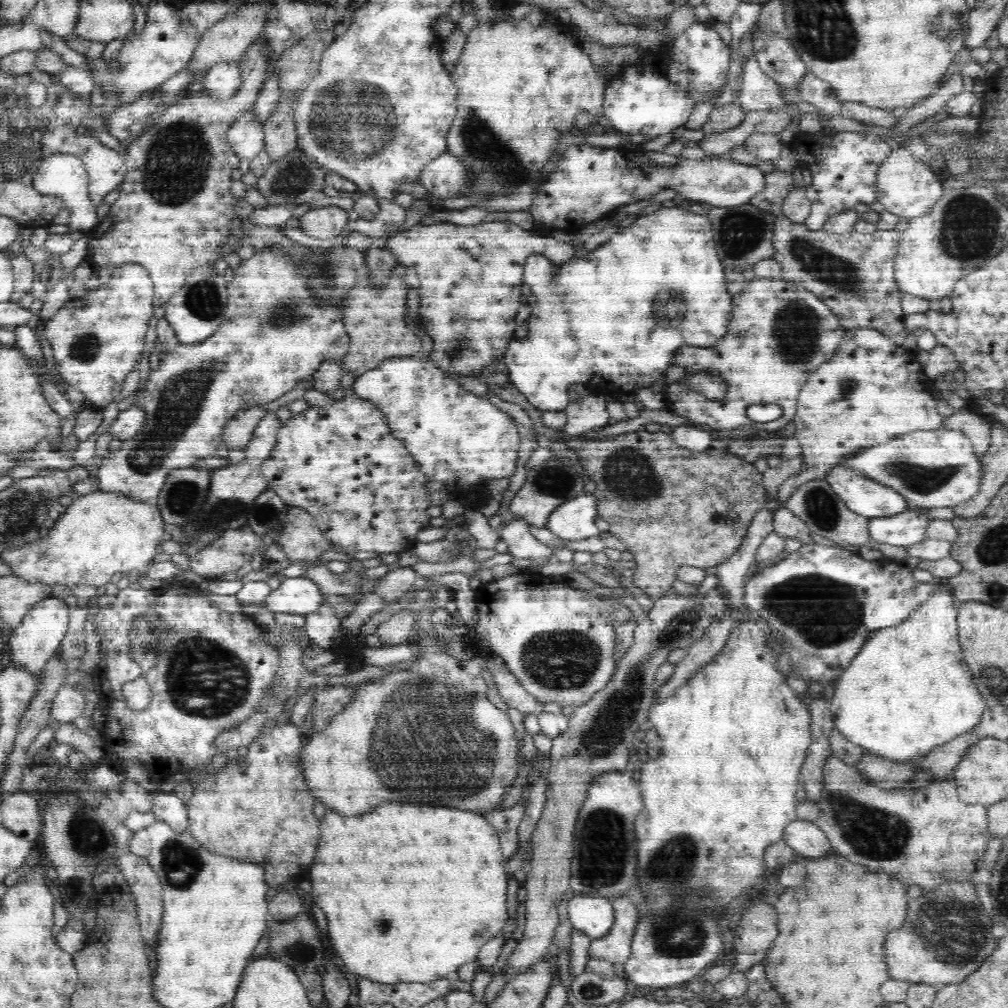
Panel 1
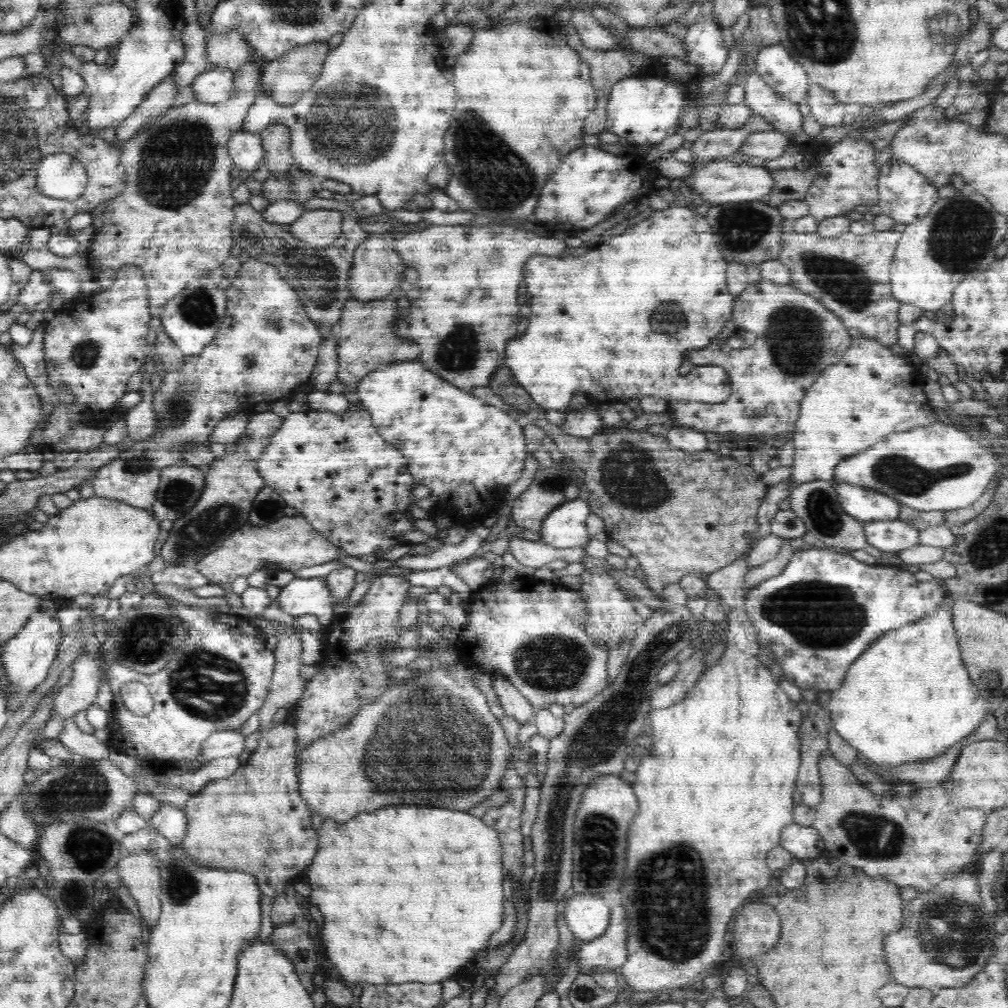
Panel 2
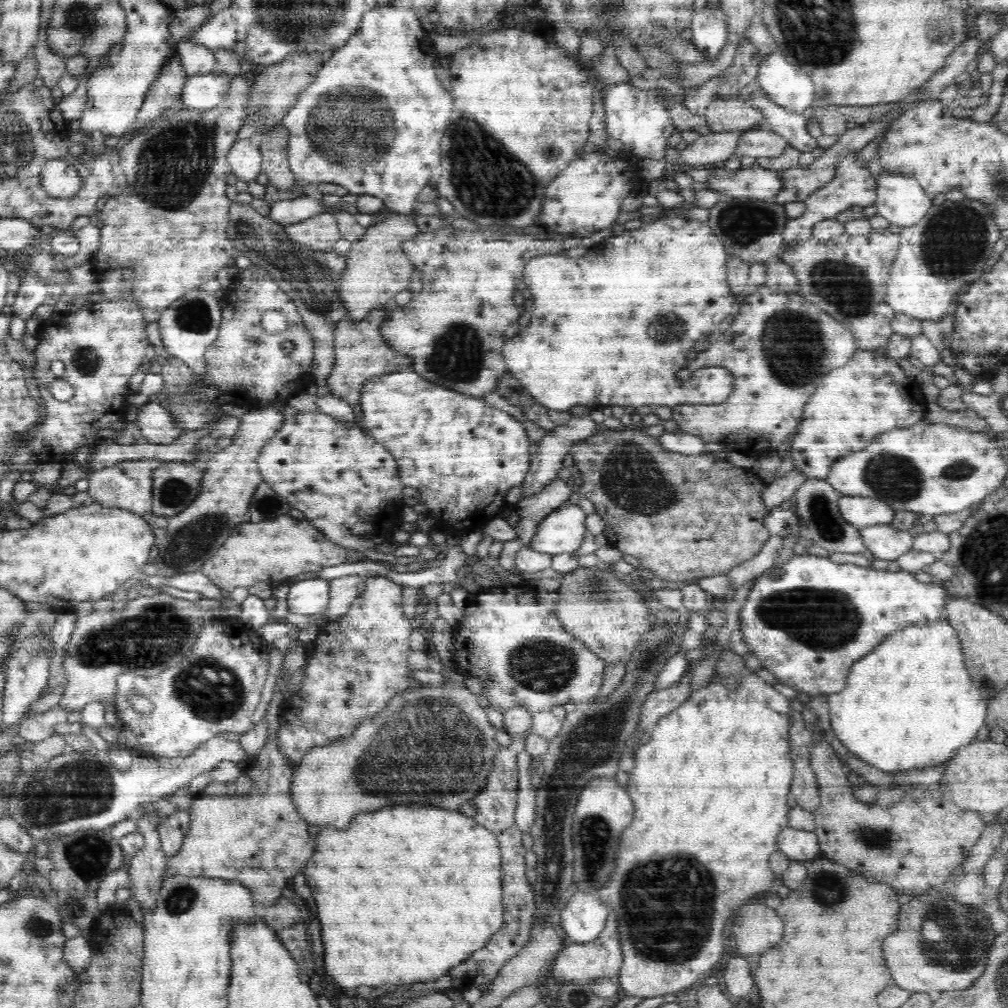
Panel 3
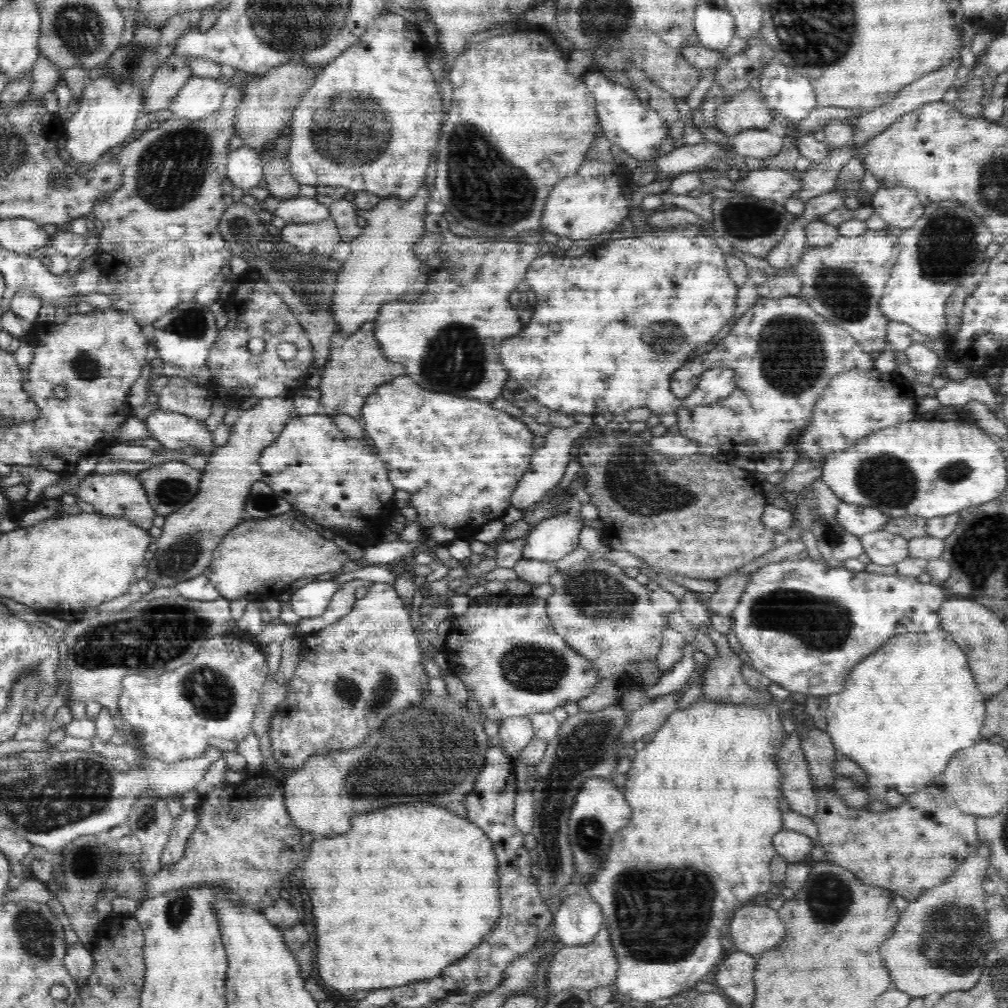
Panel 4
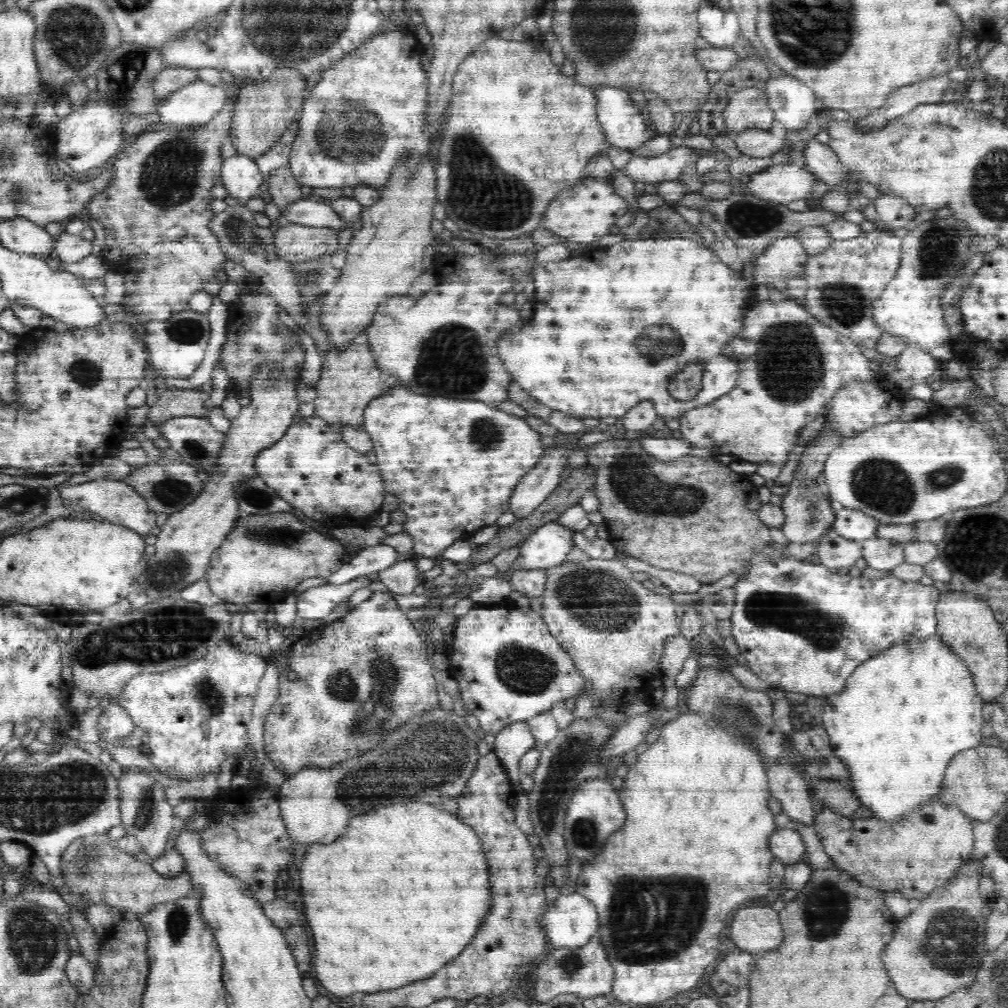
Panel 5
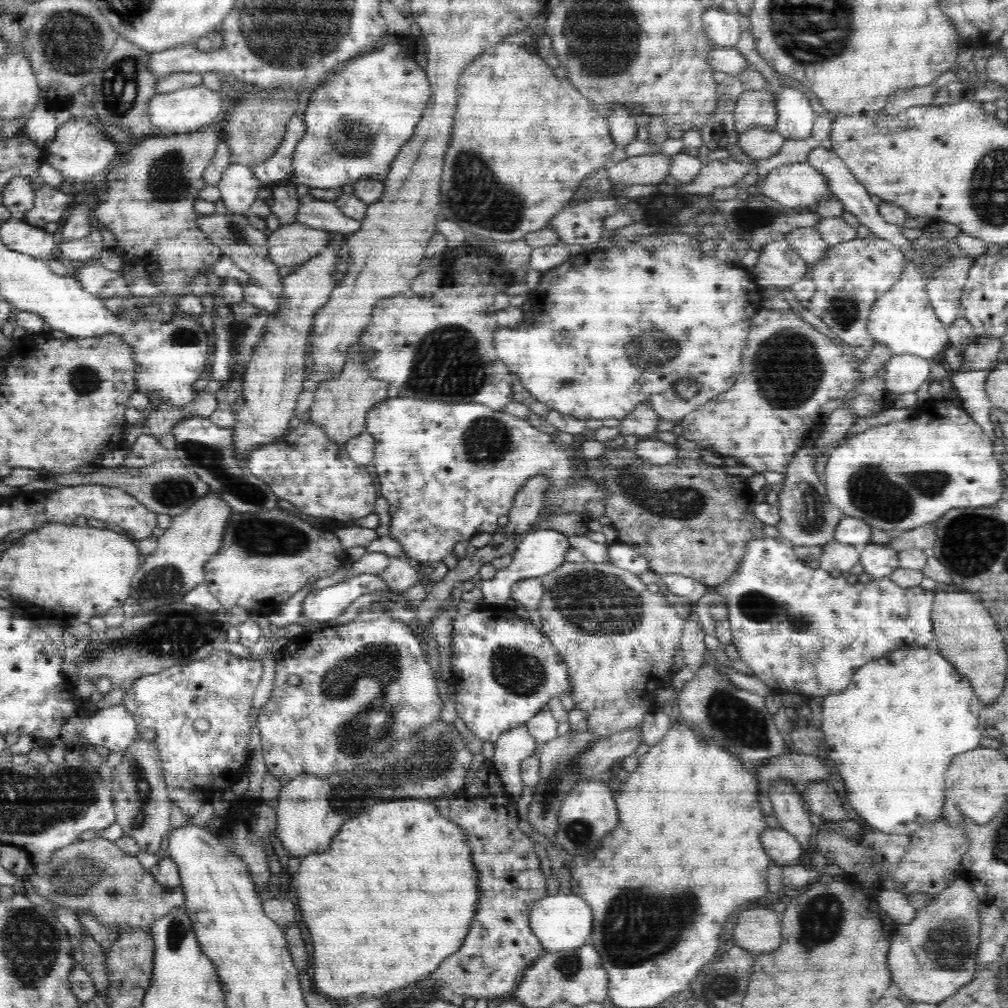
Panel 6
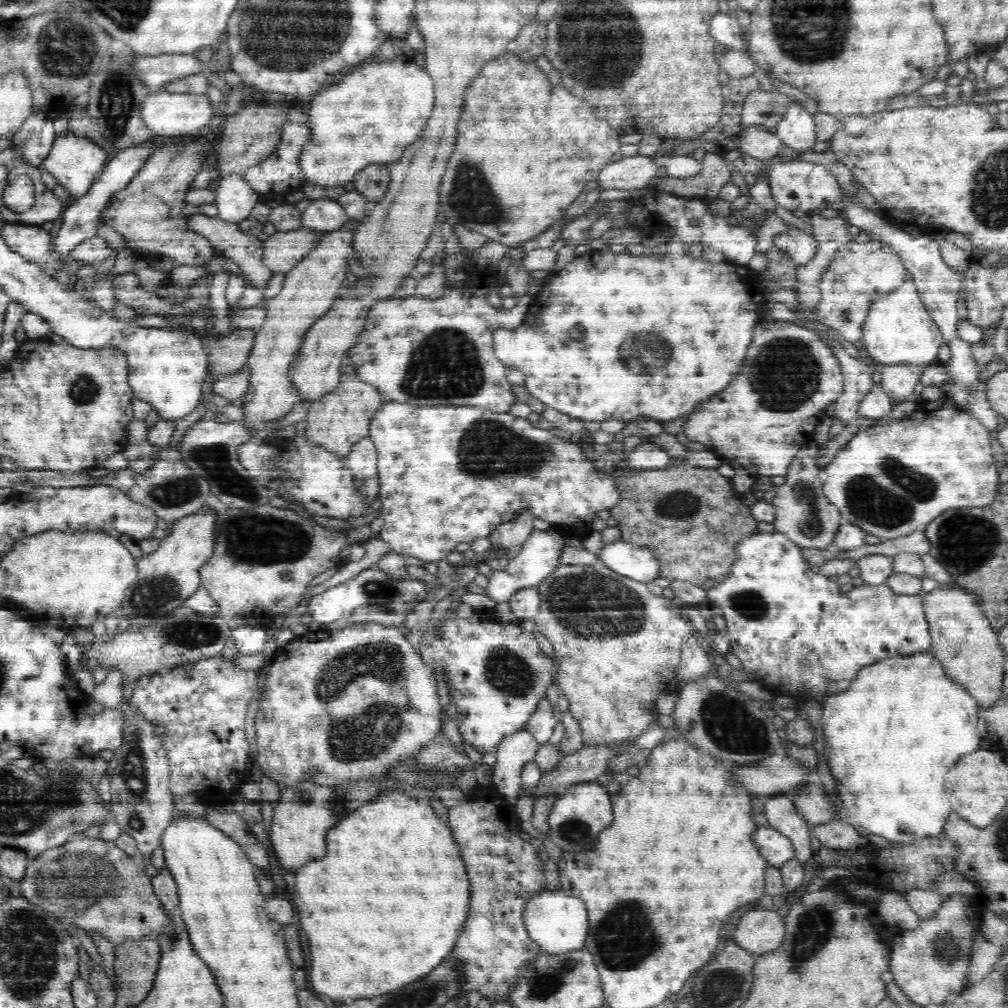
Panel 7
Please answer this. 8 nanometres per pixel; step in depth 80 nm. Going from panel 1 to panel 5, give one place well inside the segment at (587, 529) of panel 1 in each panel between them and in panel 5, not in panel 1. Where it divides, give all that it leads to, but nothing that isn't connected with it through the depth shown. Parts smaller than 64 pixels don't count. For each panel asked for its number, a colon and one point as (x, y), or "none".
2: (565, 527)
3: (562, 531)
4: (553, 538)
5: (546, 548)

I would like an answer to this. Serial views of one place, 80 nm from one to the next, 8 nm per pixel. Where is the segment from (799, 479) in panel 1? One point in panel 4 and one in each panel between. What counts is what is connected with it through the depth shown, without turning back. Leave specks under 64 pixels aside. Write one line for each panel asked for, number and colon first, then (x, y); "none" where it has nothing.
2: (872, 392)
3: (870, 395)
4: (854, 404)

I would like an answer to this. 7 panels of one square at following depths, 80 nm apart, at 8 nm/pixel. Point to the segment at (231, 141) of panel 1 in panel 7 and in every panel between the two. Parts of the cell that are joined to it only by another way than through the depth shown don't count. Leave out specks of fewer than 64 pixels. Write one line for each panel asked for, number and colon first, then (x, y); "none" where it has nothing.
2: (245, 149)
3: (245, 159)
4: (244, 168)
5: (240, 177)
6: (239, 188)
7: (235, 200)

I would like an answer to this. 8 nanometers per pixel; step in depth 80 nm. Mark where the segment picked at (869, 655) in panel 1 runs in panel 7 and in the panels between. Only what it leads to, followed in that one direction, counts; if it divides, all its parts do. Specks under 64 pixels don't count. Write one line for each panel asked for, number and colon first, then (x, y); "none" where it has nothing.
2: (909, 697)
3: (910, 703)
4: (904, 712)
5: (904, 714)
6: (891, 735)
7: (890, 739)

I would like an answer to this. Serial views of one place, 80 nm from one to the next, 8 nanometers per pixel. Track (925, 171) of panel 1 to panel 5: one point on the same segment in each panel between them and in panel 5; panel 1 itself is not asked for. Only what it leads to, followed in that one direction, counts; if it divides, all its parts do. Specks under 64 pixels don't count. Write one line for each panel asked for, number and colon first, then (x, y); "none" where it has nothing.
2: (903, 194)
3: (901, 200)
4: (898, 206)
5: (895, 213)

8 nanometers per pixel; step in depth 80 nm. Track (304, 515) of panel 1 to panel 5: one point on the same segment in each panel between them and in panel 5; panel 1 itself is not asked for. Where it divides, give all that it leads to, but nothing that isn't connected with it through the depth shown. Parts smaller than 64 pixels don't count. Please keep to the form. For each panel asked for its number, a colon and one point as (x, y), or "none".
2: (289, 543)
3: (273, 551)
4: (259, 555)
5: (262, 554)

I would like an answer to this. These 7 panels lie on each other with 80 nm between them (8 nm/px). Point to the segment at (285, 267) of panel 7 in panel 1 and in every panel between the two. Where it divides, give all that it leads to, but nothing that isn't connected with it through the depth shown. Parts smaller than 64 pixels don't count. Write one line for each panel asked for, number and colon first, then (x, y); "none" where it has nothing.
1: (326, 223)
2: (321, 228)
3: (320, 233)
4: (321, 238)
5: (293, 242)
6: (288, 246)

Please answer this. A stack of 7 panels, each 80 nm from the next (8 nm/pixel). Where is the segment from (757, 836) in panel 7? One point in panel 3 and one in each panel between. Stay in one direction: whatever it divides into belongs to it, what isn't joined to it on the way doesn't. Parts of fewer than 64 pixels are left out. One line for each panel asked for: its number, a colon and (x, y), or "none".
3: (799, 845)
4: (794, 846)
5: (787, 845)
6: (783, 849)

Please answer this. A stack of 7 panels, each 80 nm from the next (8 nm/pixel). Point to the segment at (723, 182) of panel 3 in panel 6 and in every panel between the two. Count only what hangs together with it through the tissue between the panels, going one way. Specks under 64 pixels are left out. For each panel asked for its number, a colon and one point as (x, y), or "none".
4: (776, 184)
5: (784, 184)
6: (796, 185)

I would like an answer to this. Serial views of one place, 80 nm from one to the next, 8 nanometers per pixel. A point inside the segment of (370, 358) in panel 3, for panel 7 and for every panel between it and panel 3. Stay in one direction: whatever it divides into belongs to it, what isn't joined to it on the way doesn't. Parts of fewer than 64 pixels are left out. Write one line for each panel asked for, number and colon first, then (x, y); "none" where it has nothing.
4: (356, 366)
5: (350, 379)
6: (341, 405)
7: (336, 422)

